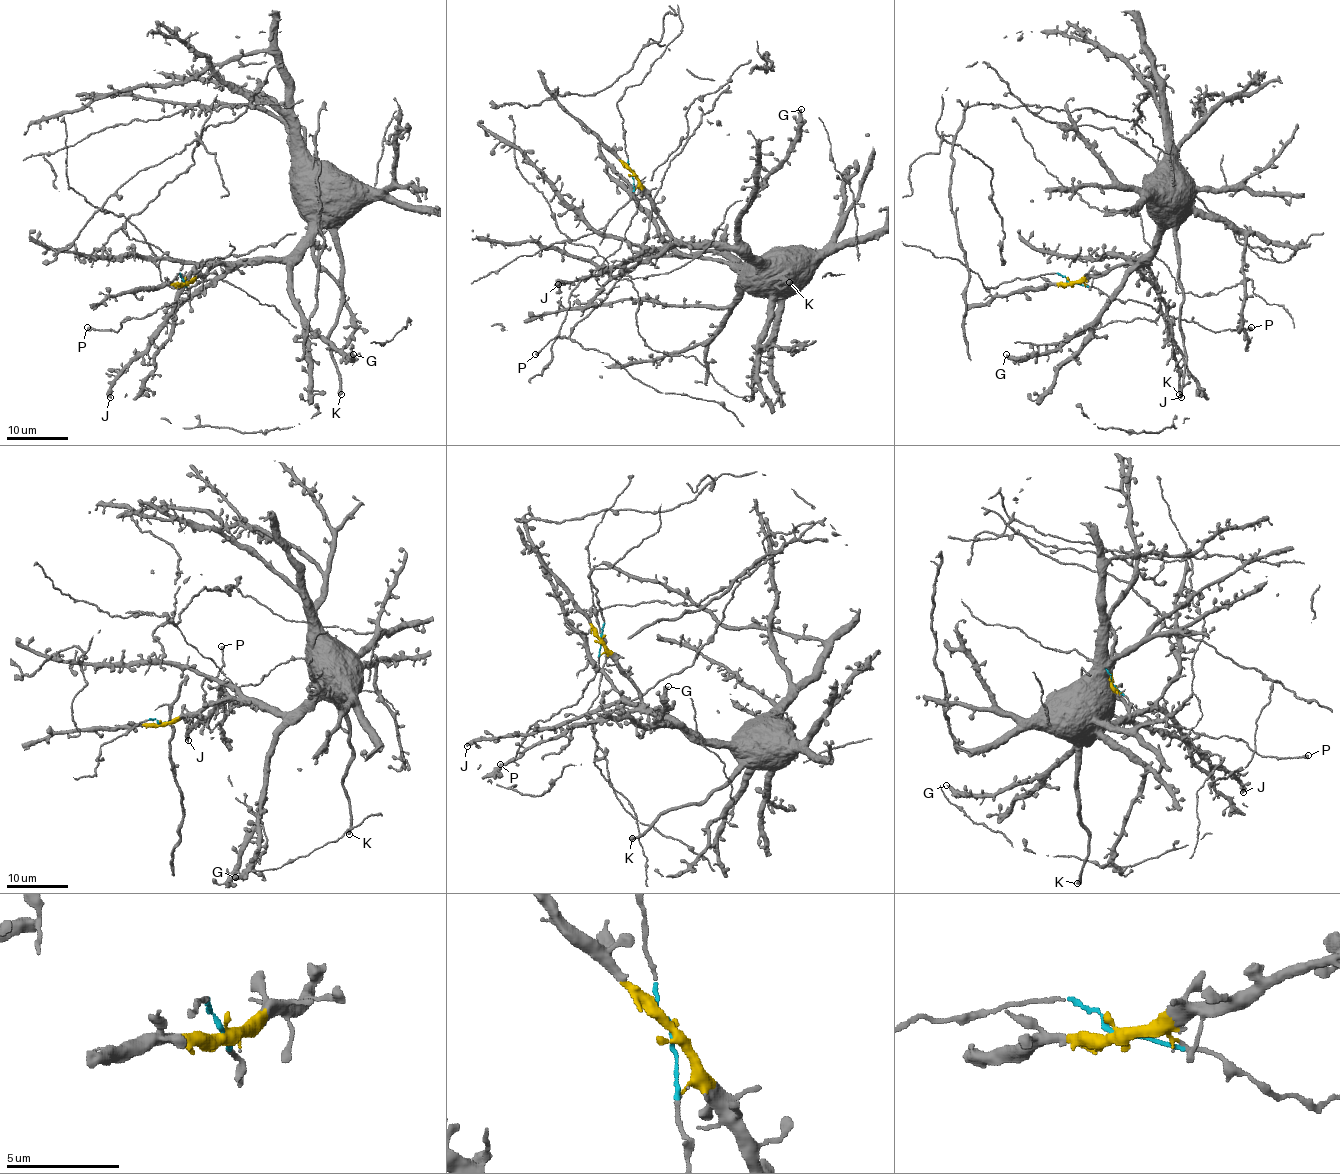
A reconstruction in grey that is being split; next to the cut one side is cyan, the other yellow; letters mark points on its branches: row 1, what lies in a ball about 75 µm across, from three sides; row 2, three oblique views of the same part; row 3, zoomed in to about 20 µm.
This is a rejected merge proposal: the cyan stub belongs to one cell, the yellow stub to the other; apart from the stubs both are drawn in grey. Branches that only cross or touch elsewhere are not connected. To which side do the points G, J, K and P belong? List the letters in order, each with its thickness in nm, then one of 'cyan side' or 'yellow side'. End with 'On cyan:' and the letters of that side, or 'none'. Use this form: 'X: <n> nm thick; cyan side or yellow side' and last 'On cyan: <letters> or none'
G: 380 nm thick; yellow side
J: 480 nm thick; yellow side
K: 460 nm thick; yellow side
P: 380 nm thick; cyan side
On cyan: P

